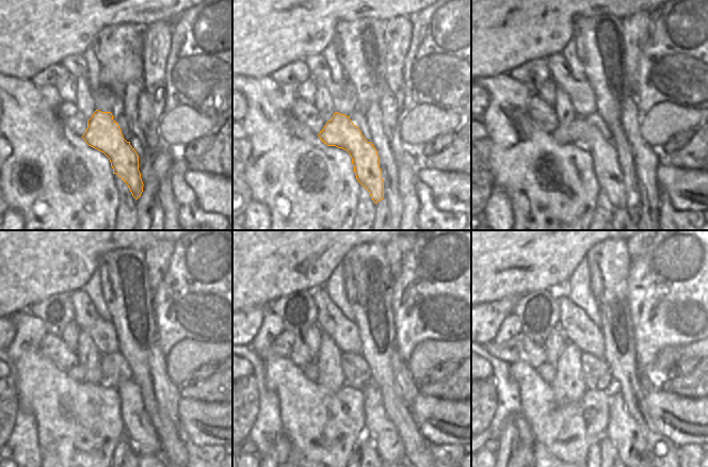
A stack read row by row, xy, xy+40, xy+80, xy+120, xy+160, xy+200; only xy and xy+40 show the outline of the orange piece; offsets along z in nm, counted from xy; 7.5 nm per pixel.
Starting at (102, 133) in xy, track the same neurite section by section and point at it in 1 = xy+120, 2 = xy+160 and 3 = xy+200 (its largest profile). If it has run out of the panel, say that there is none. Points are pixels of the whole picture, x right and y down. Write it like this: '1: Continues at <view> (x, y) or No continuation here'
1: Continues at xy+120 (139, 429)
2: Continues at xy+160 (380, 429)
3: Continues at xy+200 (622, 429)

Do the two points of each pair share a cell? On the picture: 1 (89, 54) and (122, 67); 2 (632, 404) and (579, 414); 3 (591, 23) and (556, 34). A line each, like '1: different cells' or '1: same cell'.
1: different cells
2: different cells
3: different cells

